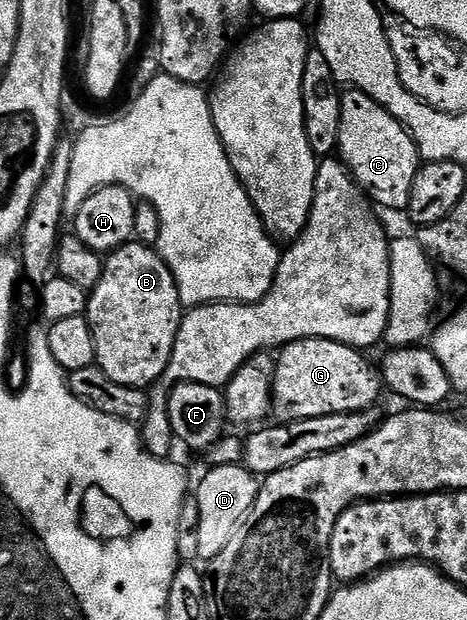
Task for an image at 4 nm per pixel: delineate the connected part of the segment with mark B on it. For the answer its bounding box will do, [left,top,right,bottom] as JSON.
[87,240,183,387]

